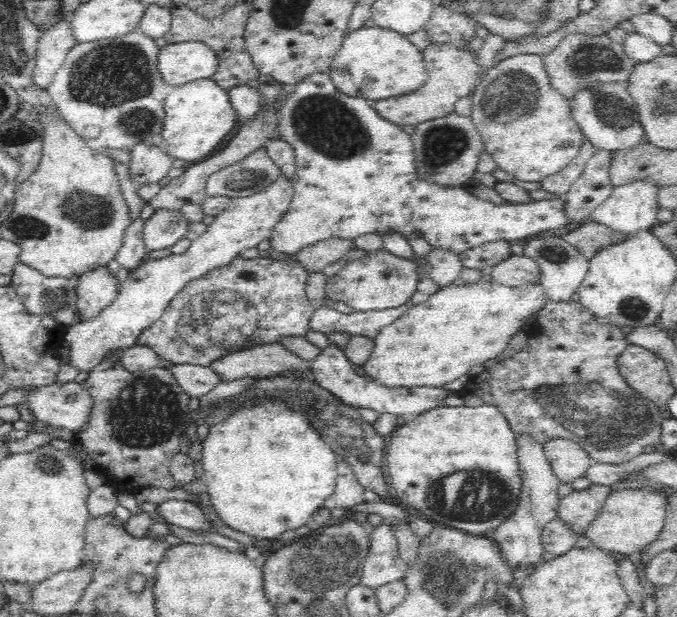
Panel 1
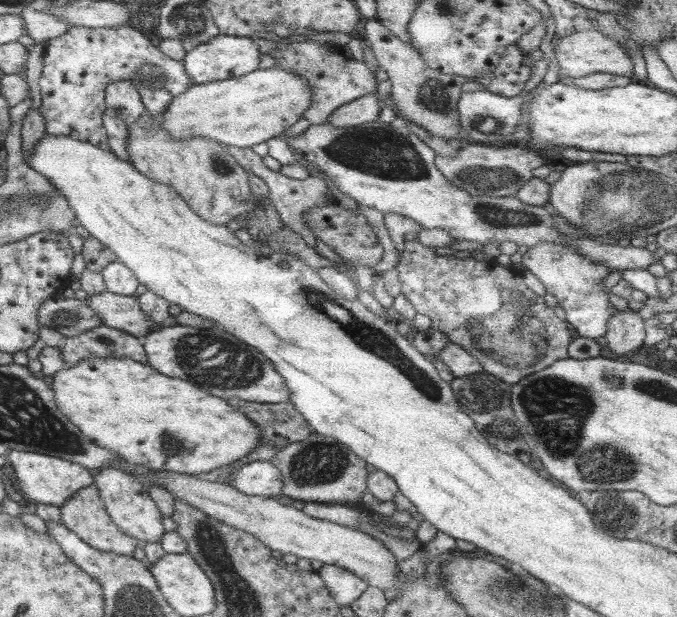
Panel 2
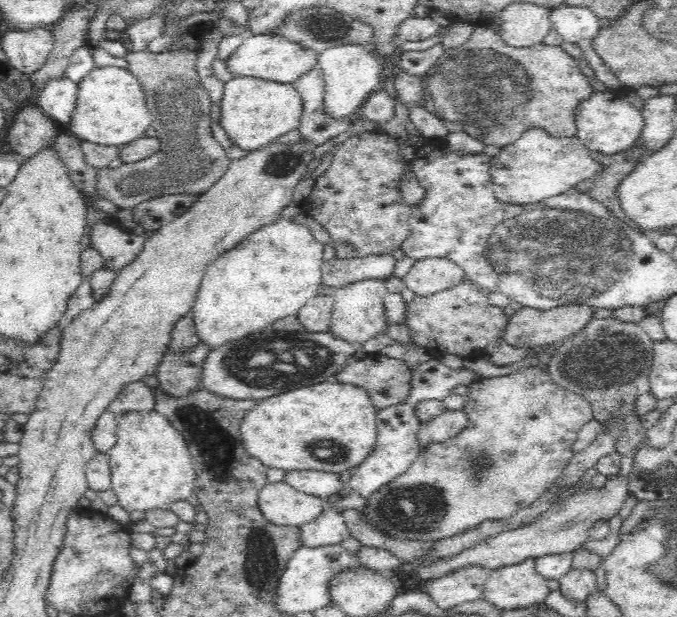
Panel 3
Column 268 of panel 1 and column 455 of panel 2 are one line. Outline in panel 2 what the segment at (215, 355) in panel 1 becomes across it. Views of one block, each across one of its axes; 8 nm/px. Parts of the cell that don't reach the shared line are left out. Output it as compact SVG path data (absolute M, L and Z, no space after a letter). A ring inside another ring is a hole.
M417 239L404 241L404 244L396 266L403 295L418 313L430 318L432 329L445 334L450 342L477 358L484 372L513 385L556 360L568 358L572 337L567 321L560 319L554 309L546 305L543 296L533 293L525 285L522 274L513 267L504 267L493 258L480 262L466 254L440 255L434 248L420 244Z

